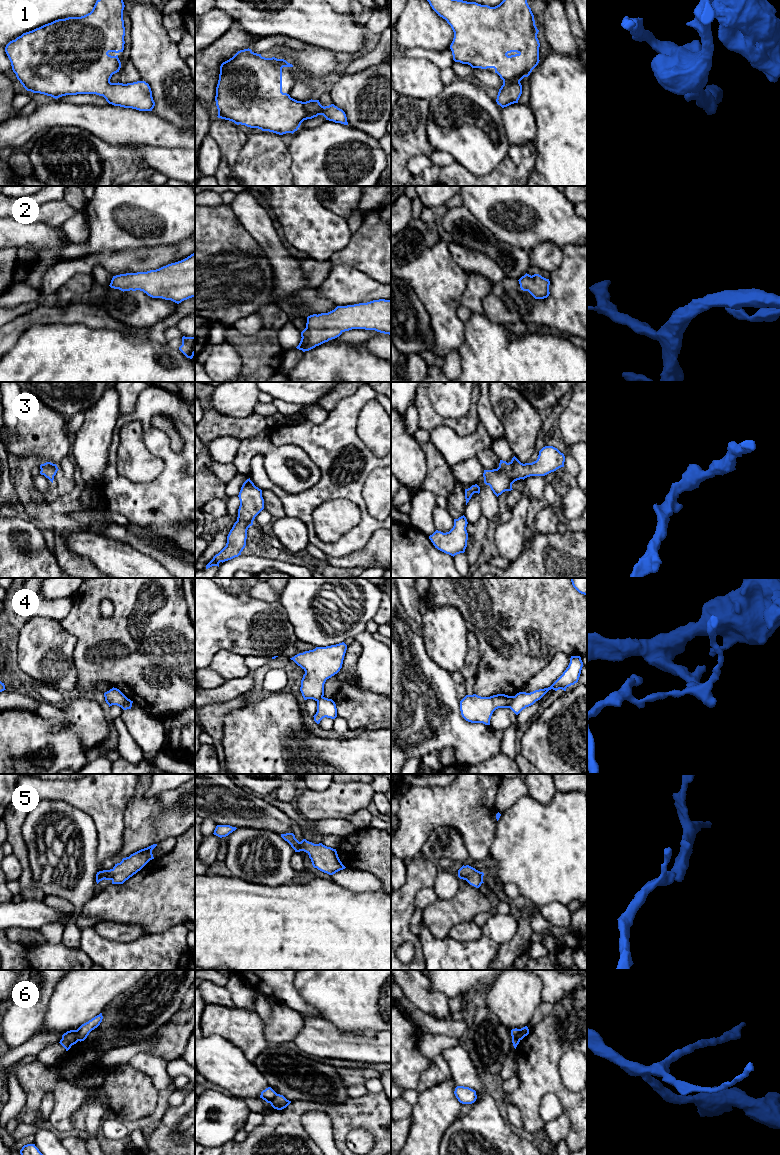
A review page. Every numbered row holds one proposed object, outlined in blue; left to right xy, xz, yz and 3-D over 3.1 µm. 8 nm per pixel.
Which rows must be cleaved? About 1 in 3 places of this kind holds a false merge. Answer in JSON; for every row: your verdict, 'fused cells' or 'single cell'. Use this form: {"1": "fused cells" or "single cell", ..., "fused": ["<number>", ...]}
{"1": "single cell", "2": "single cell", "3": "single cell", "4": "fused cells", "5": "single cell", "6": "fused cells", "fused": ["4", "6"]}

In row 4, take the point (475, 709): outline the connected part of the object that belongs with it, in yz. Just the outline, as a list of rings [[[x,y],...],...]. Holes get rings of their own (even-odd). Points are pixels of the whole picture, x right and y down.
[[[476,694],[466,695],[460,701],[462,717],[471,723],[490,725],[493,712],[498,708],[510,708],[513,696],[497,694],[490,697],[481,697]]]

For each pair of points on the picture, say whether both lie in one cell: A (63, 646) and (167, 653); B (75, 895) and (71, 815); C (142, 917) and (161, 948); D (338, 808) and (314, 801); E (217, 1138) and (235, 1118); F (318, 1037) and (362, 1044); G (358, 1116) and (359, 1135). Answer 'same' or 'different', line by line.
A: different
B: same
C: different
D: same
E: same
F: same
G: different

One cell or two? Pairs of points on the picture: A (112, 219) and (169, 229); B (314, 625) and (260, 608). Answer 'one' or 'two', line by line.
A: one
B: two

